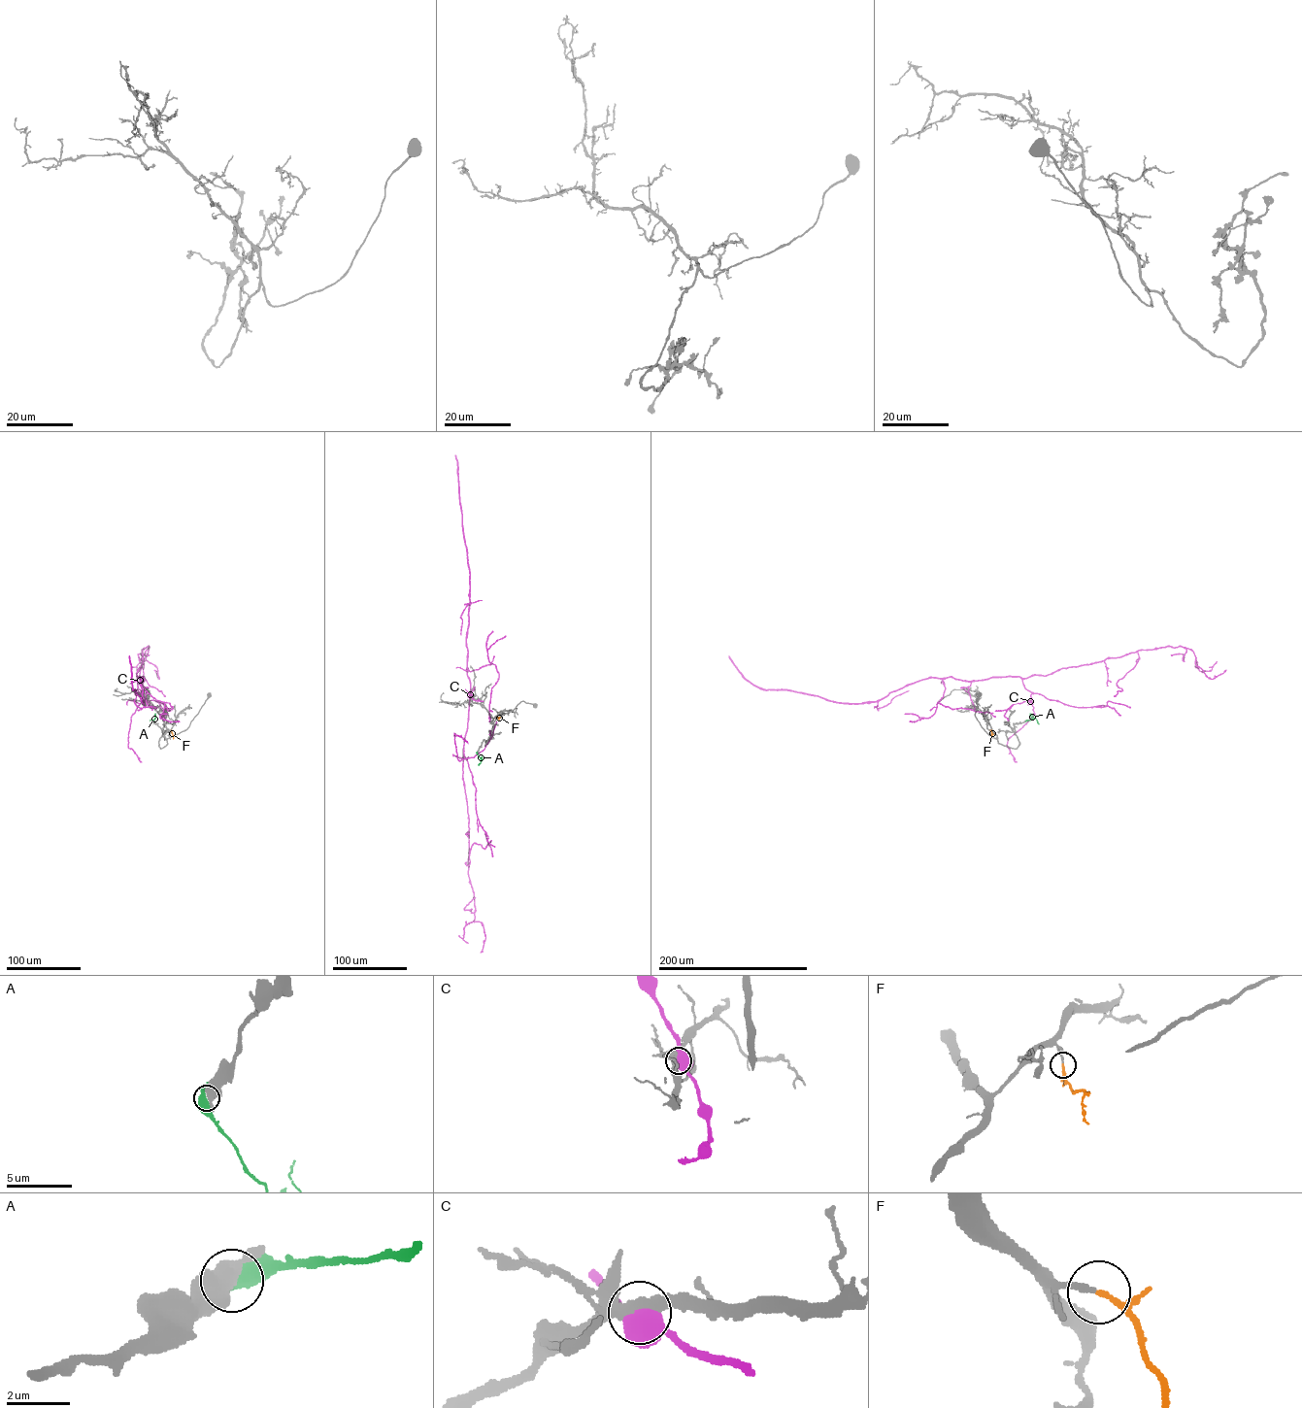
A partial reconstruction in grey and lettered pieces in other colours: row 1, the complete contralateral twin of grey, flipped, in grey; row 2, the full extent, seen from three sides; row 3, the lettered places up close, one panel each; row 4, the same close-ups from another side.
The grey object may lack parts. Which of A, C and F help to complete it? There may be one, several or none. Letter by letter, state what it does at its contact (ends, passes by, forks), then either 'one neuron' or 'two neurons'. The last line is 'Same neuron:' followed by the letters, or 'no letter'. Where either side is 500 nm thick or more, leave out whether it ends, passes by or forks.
A: two neurons
C: two neurons
F: it passes by | one neuron
Same neuron: F

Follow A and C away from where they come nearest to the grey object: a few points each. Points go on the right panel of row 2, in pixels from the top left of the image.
A: (1026, 720), (1035, 718), (1038, 723)
C: (973, 704), (968, 691), (973, 681), (1046, 676), (1167, 646), (1191, 650), (1195, 663), (1211, 679), (1225, 670)

